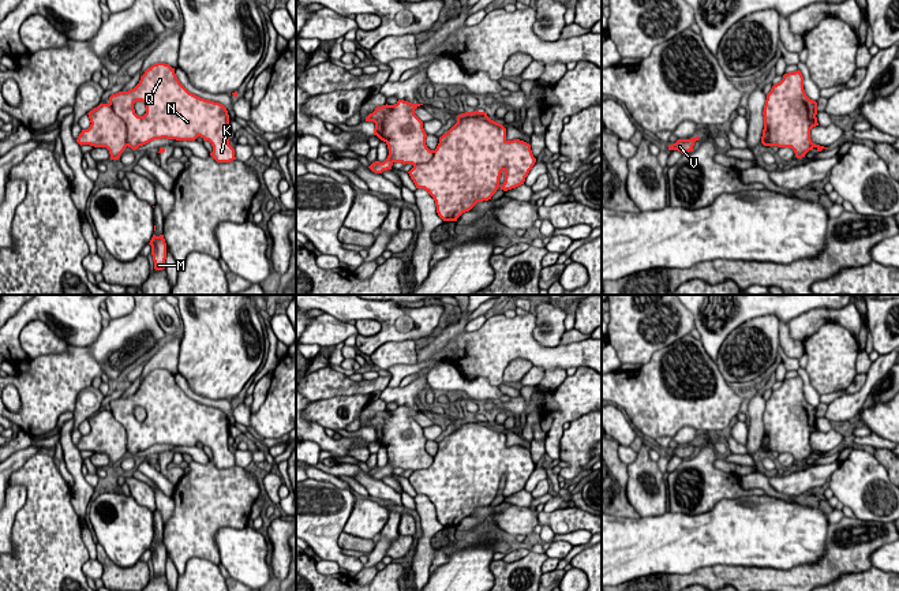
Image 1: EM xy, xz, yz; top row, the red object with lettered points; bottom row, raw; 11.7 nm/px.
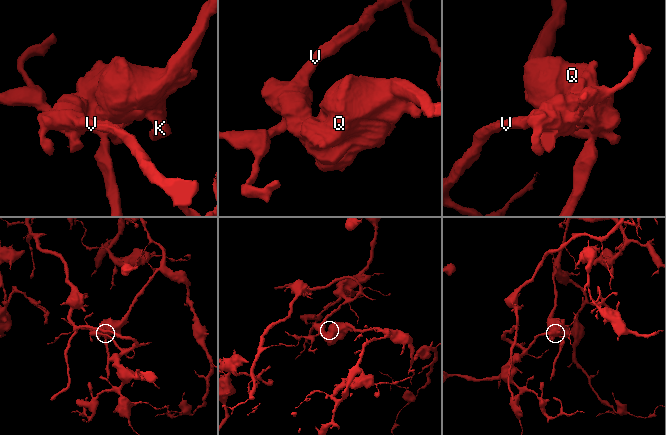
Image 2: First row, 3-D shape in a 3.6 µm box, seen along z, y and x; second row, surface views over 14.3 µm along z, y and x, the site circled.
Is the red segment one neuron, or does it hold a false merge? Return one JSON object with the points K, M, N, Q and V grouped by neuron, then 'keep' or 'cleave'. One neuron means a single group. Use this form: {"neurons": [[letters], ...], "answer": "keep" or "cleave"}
{"neurons": [["K", "M", "N", "Q"], ["V"]], "answer": "cleave"}

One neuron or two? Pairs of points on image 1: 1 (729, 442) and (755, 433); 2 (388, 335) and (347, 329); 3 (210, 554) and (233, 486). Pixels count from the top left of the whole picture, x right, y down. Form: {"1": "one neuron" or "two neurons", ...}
{"1": "two neurons", "2": "two neurons", "3": "one neuron"}

